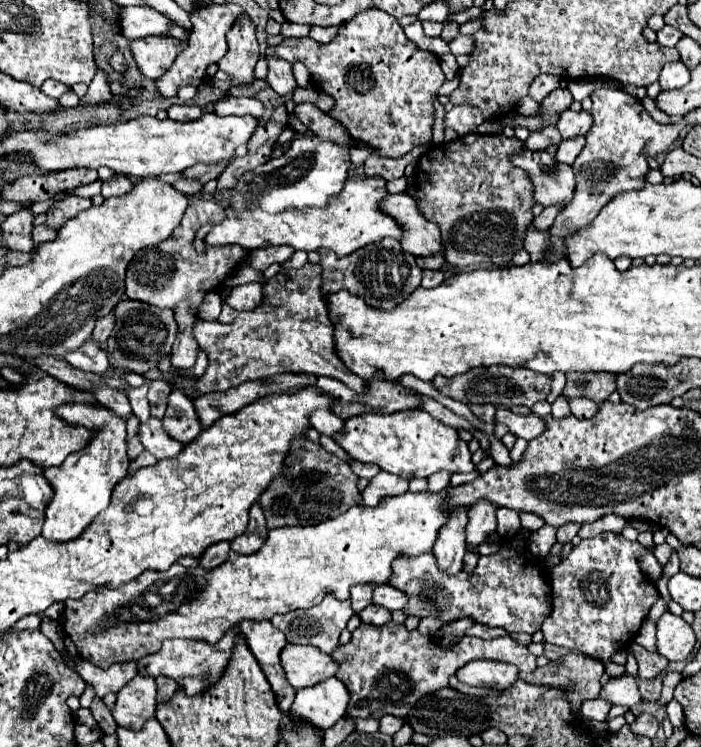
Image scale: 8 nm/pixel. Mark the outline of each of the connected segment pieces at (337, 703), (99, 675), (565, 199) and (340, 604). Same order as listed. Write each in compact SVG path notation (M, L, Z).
M336 676L326 682L318 682L314 686L302 688L296 692L292 714L294 718L304 718L314 726L328 730L342 716L346 716L350 692Z
M80 656L74 658L74 670L86 680L86 684L94 686L96 694L104 698L106 694L118 694L122 686L126 686L136 676L136 662L114 664L110 668L98 668Z
M556 148L532 152L524 150L520 156L514 156L512 162L526 170L534 182L534 200L538 204L566 208L574 198L574 174L568 164L556 160Z
M326 594L324 600L308 610L294 610L288 614L276 614L272 624L286 634L286 640L292 644L312 644L330 654L338 646L338 636L346 628L350 616L354 614L350 600L336 600L332 594Z

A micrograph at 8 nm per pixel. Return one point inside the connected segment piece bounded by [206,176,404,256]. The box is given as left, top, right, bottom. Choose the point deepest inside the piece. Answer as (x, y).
(353, 218)

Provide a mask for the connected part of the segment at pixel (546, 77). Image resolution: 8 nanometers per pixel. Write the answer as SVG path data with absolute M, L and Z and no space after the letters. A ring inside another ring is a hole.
M538 74L530 86L530 98L540 102L544 96L548 96L552 90L556 90L562 84L562 78L554 74Z

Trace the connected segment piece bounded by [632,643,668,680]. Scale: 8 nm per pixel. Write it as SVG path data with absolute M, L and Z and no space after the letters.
M636 643L632 644L632 654L634 654L634 658L636 658L638 666L640 666L638 676L640 676L642 680L654 680L654 678L656 678L658 674L662 674L662 672L666 670L666 666L668 666L668 660L666 660L666 658L662 658L662 656L656 654L656 652L648 652L646 648L642 648L642 646Z

